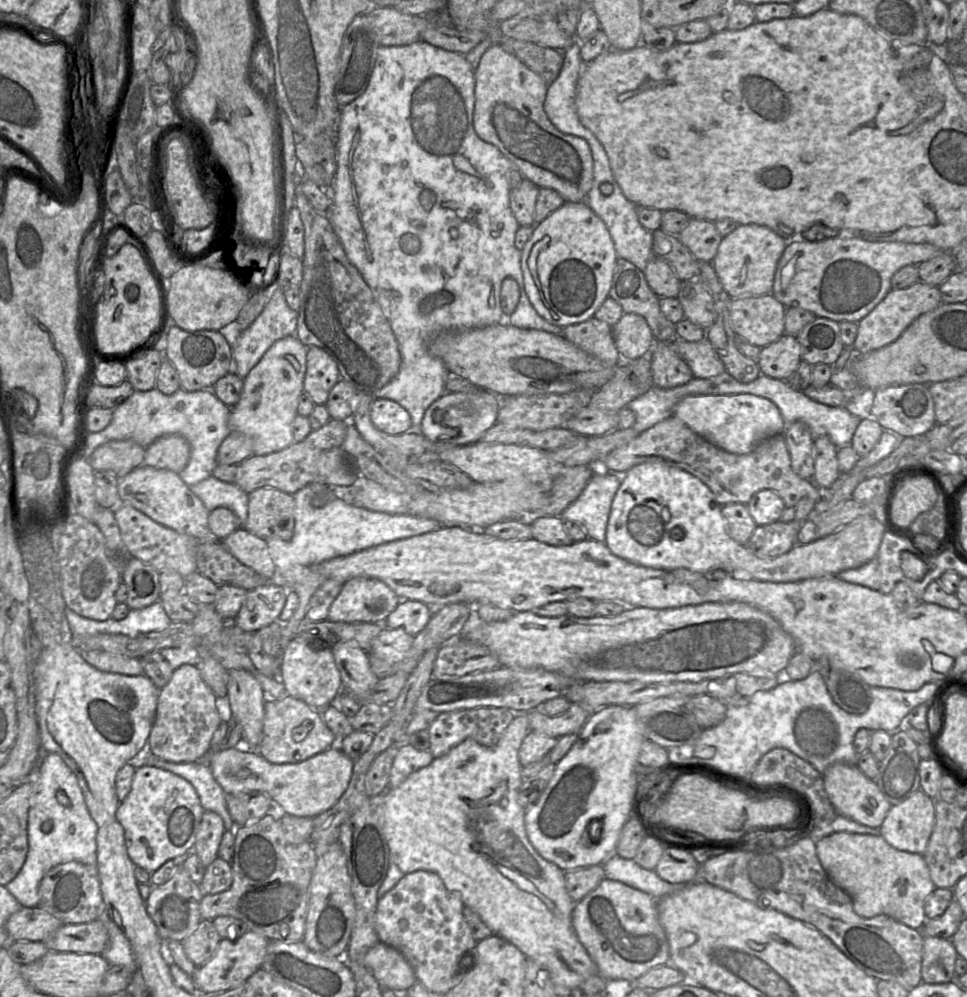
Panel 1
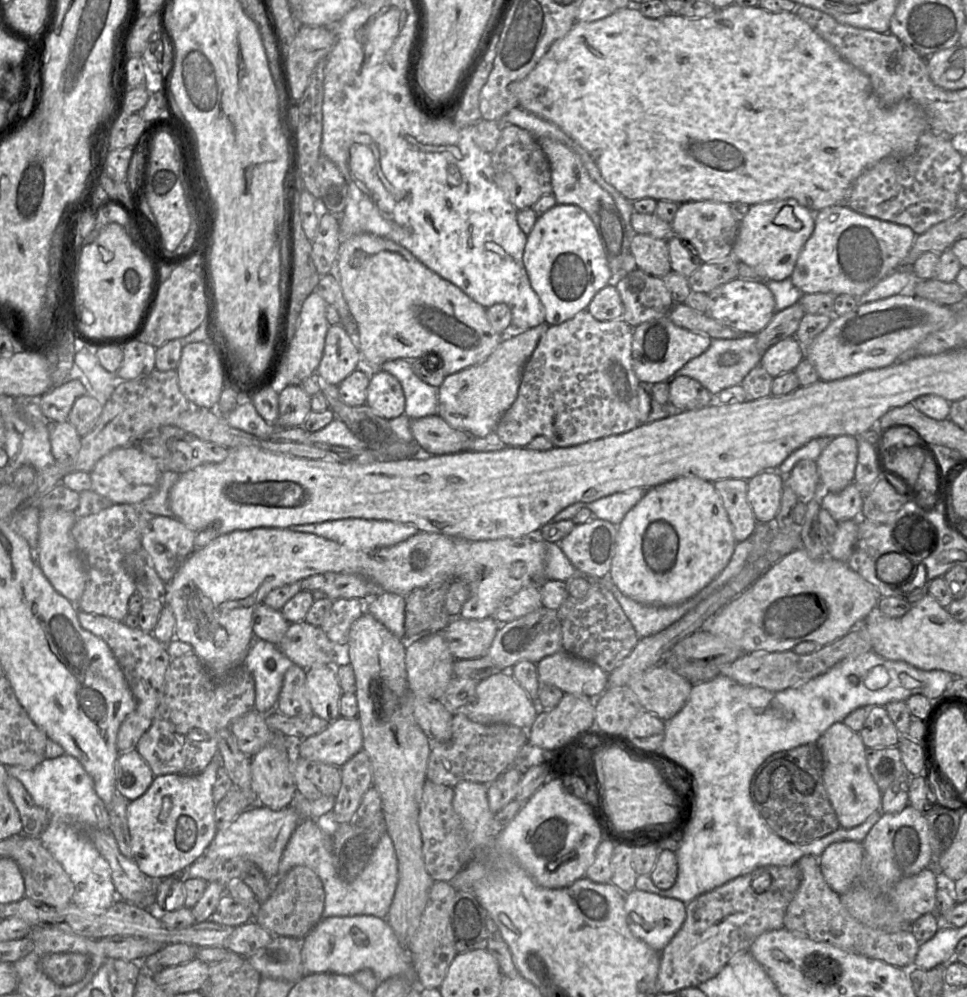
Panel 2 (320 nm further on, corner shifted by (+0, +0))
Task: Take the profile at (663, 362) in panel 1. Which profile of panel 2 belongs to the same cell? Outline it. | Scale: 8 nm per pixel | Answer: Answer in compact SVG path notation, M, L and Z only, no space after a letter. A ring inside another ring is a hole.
M688 376L672 377L669 381L669 404L675 412L702 409L715 401L700 382Z

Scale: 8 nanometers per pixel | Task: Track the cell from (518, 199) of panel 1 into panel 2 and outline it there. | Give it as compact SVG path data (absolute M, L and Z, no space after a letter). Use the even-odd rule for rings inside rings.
M503 125L498 143L491 152L491 164L496 185L517 209L532 207L542 196L552 194L551 170L538 139L515 125Z

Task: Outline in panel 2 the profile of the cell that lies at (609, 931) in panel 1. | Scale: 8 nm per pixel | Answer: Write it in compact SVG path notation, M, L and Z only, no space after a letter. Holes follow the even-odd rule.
M636 888L624 894L624 909L629 930L652 949L661 952L683 925L686 904L675 898L663 897Z

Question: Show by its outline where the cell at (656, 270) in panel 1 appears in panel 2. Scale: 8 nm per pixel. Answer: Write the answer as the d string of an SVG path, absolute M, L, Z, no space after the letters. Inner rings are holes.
M636 234L630 243L630 253L638 268L649 275L665 277L672 271L666 240Z

